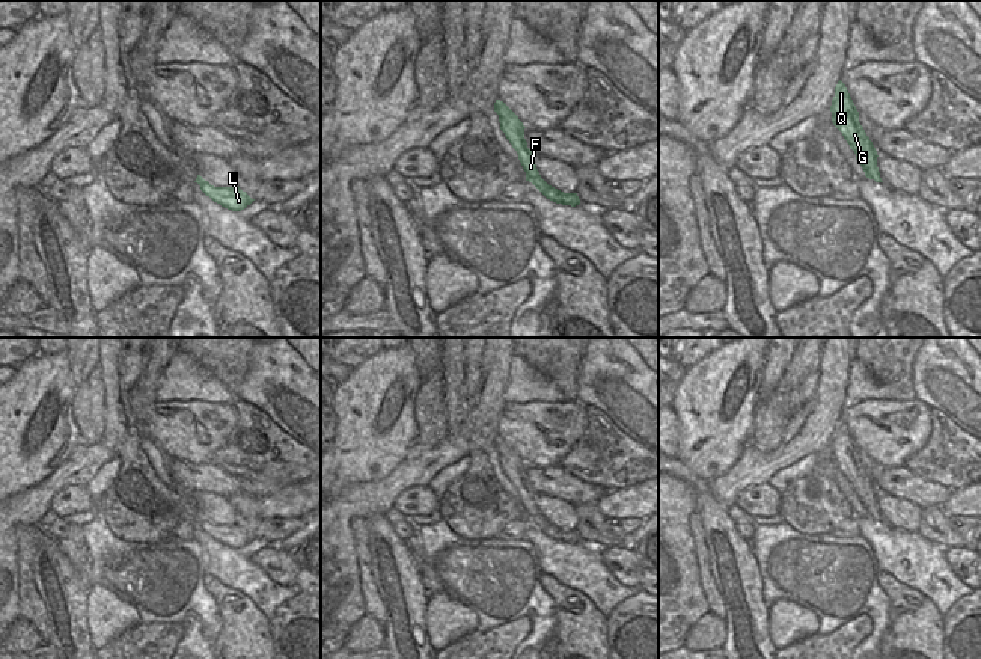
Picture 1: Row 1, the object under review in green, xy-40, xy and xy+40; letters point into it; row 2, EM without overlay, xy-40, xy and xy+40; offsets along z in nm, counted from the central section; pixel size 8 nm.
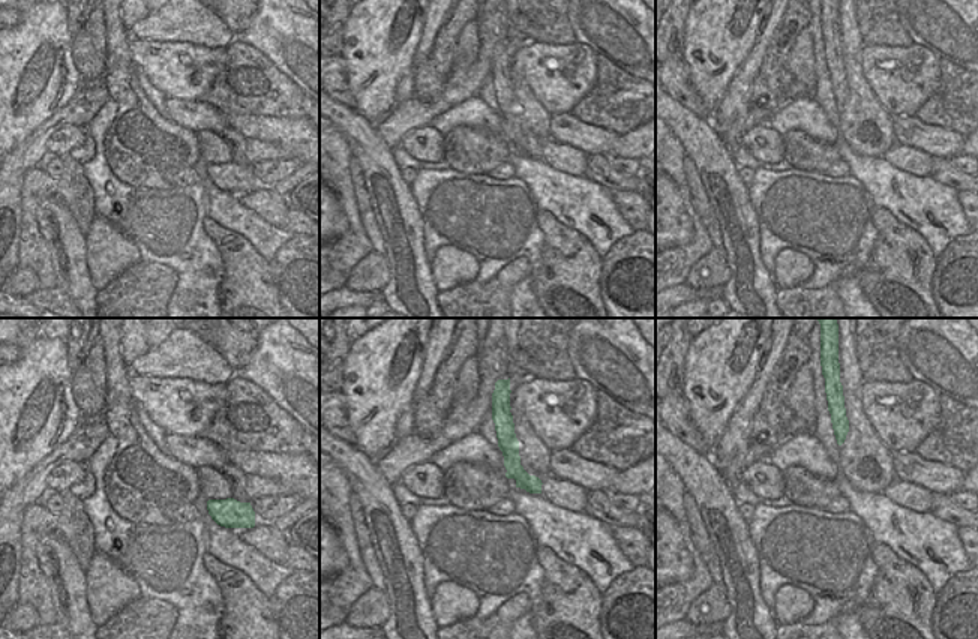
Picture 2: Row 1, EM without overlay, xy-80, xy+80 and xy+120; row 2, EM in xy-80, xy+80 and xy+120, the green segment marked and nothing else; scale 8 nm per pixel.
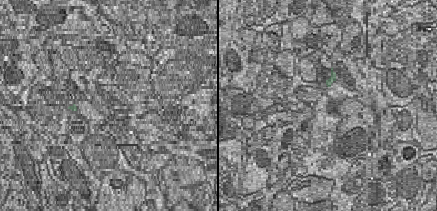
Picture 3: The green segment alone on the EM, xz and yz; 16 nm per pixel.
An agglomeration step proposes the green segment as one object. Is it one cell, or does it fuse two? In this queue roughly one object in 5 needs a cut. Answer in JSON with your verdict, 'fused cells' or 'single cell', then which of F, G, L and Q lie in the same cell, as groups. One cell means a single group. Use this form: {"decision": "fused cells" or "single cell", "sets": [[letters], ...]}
{"decision": "single cell", "sets": [["F", "G", "L", "Q"]]}

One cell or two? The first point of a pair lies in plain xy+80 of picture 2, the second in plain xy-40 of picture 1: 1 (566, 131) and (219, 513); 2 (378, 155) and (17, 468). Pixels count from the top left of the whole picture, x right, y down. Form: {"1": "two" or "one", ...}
{"1": "two", "2": "two"}

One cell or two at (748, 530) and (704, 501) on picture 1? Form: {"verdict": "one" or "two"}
{"verdict": "two"}

